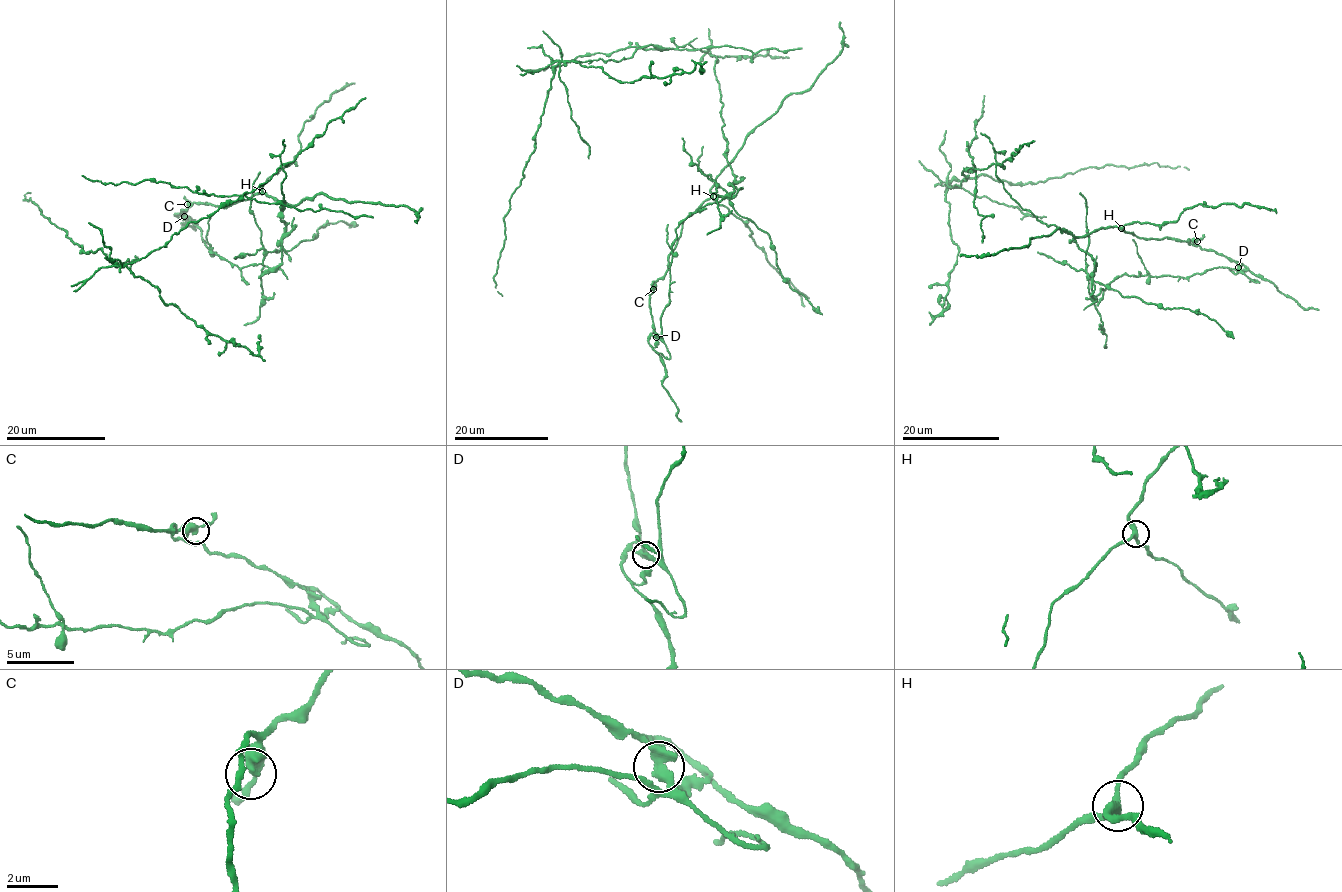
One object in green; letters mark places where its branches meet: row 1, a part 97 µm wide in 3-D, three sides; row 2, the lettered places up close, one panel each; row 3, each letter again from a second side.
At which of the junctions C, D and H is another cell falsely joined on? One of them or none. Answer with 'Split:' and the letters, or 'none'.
Split: D

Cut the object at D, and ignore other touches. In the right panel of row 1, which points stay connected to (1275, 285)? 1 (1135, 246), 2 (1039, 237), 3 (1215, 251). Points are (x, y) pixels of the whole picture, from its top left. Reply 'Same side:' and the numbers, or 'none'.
Same side: 2, 3

